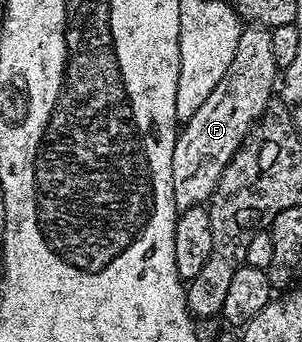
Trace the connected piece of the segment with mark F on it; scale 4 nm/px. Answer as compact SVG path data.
M258 24L248 25L241 32L241 40L237 40L233 60L227 63L225 76L205 96L205 104L193 112L188 122L182 123L175 139L173 148L173 188L175 189L175 204L180 211L185 211L191 206L204 205L210 199L212 192L217 188L217 180L221 180L221 172L233 160L233 156L241 148L241 144L247 139L247 133L252 126L259 121L265 108L273 100L273 86L271 81L276 81L277 67L273 56L273 43L271 41L271 30L266 26Z

